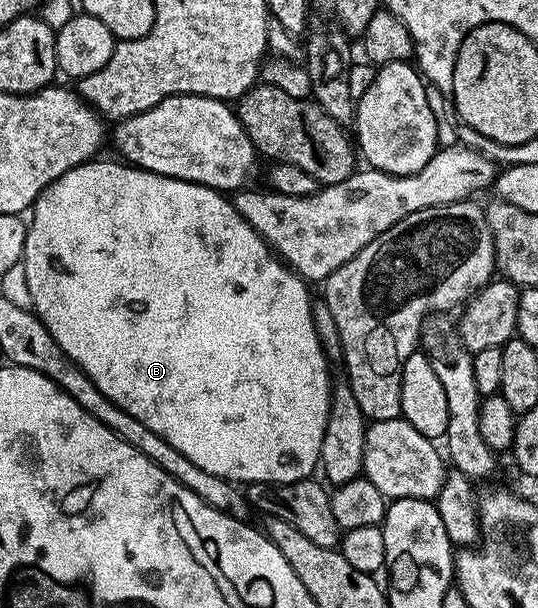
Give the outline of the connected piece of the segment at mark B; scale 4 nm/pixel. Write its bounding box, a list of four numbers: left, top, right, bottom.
[22,159,332,485]

